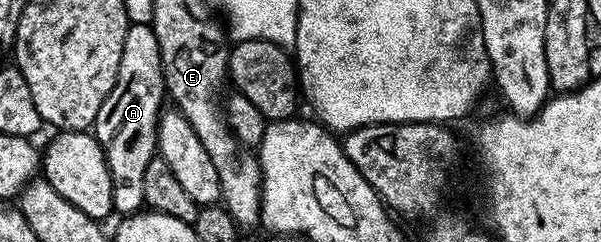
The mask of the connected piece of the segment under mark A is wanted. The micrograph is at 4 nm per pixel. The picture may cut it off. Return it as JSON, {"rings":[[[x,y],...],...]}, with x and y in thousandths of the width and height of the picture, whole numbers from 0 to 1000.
{"rings":[[[226,91],[210,120],[200,281],[186,347],[186,380],[166,430],[153,550],[170,599],[186,744],[186,843],[203,893],[228,884],[238,864],[240,707],[263,616],[263,496],[271,467],[275,347],[270,339],[266,194],[250,99]]]}

